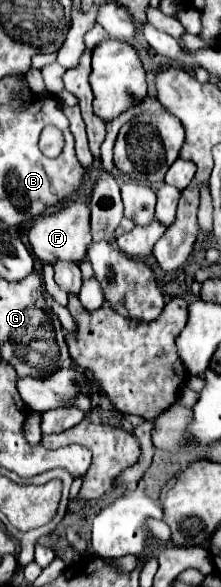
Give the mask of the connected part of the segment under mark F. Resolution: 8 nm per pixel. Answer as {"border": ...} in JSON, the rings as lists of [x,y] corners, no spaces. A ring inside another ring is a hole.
{"border":[[[72,201],[52,215],[38,217],[28,231],[28,239],[30,239],[30,247],[32,247],[34,255],[46,263],[54,263],[58,259],[80,263],[86,257],[88,243],[92,241],[88,219],[90,219],[88,203],[82,203],[82,201]]]}

